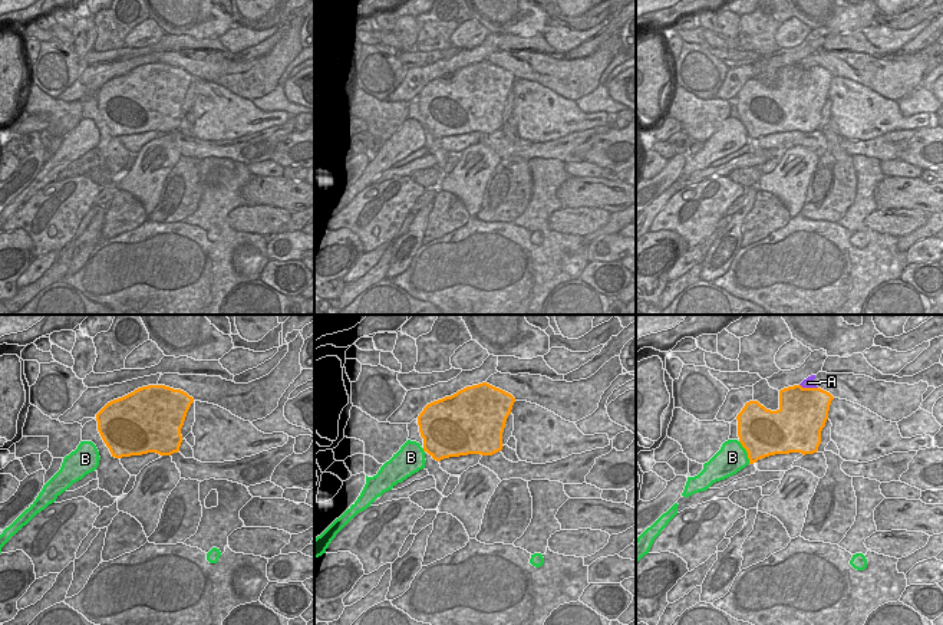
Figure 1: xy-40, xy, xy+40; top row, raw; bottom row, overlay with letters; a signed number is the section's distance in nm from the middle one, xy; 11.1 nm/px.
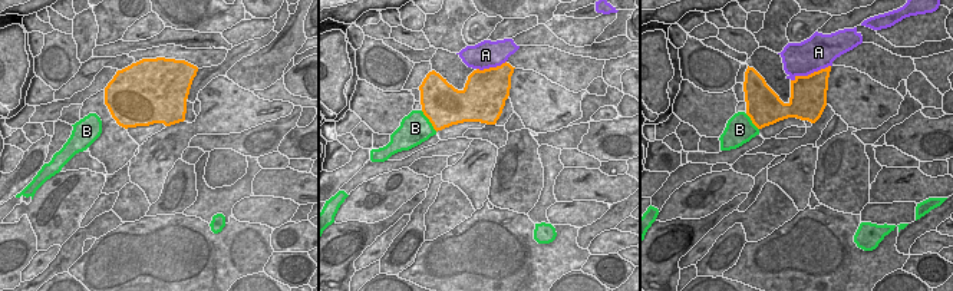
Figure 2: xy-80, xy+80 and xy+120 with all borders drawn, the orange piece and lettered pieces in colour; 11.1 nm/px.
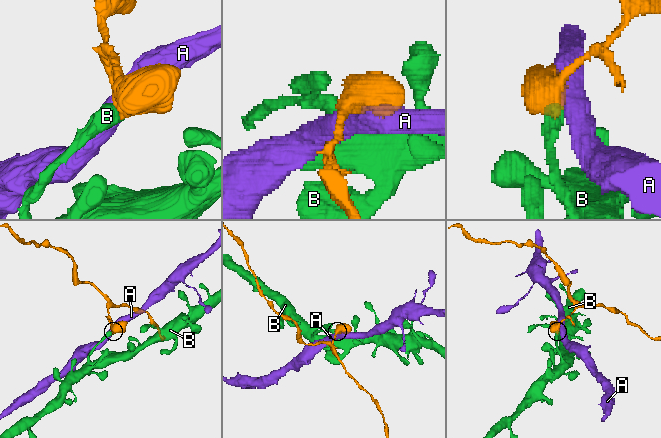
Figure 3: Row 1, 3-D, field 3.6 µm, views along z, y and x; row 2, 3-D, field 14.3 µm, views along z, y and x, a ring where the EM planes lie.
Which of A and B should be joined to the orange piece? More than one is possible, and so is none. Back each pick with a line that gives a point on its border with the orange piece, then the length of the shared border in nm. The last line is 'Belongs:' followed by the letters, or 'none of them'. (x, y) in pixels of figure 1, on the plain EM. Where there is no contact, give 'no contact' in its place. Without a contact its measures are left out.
Belongs: none of them

